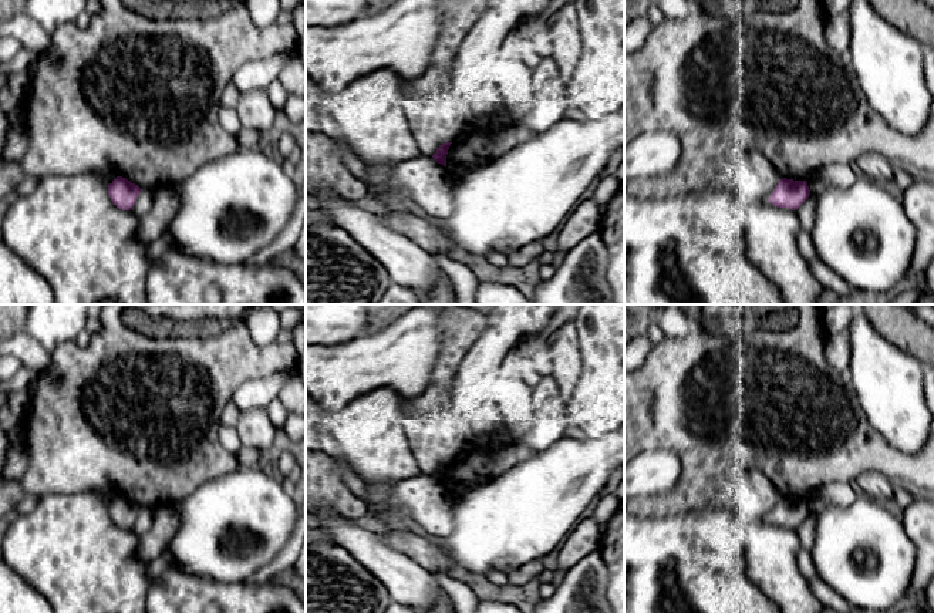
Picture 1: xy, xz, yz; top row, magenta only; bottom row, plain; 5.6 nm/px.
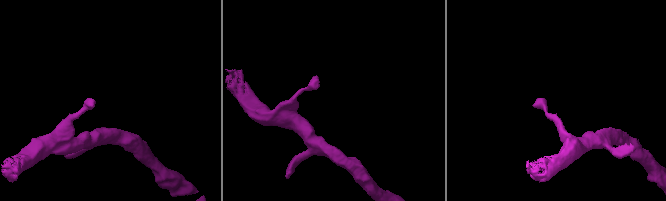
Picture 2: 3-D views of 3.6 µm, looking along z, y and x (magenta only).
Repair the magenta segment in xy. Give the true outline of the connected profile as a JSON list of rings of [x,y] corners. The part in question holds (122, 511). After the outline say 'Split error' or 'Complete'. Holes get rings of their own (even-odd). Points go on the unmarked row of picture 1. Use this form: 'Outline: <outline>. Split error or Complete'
Outline: [[[117,495],[109,503],[108,503],[108,513],[114,523],[122,529],[131,529],[131,526],[135,523],[138,513],[142,508],[128,499],[127,496]]]. Complete

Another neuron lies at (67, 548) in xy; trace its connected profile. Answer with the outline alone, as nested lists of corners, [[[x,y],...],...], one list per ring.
[[[91,489],[75,495],[44,495],[30,513],[13,515],[1,540],[1,552],[7,566],[45,597],[54,613],[146,613],[146,593],[152,580],[148,577],[148,565],[136,558],[138,543],[139,535],[134,533],[131,529],[117,526],[108,513],[107,503]]]

